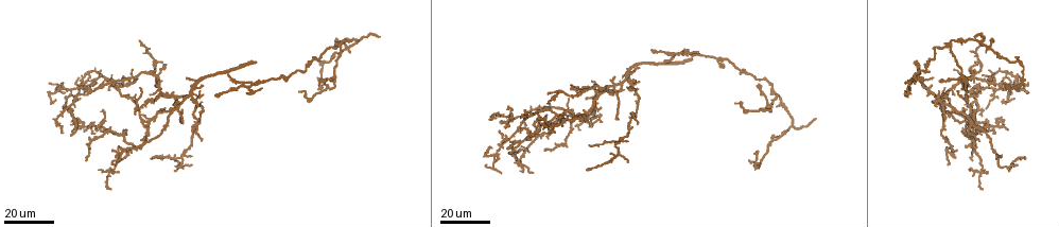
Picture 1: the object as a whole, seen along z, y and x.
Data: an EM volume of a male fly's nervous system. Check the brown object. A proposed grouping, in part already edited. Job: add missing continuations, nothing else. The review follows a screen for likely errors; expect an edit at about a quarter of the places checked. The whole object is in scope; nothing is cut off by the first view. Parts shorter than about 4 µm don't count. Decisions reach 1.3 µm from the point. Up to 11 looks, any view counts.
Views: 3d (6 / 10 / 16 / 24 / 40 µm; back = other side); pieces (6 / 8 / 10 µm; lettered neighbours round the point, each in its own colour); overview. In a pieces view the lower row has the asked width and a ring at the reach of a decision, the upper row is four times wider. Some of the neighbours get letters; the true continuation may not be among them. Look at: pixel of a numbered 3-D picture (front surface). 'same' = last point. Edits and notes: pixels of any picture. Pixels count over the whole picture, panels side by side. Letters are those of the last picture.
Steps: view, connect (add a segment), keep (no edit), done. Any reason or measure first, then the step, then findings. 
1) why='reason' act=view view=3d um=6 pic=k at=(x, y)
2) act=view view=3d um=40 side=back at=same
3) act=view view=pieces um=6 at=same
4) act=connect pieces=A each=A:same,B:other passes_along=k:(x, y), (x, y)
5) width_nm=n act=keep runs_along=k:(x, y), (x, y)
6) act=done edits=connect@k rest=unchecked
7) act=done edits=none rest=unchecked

why='an open end' act=view view=3d um=16 pic=1 at=(759, 150)

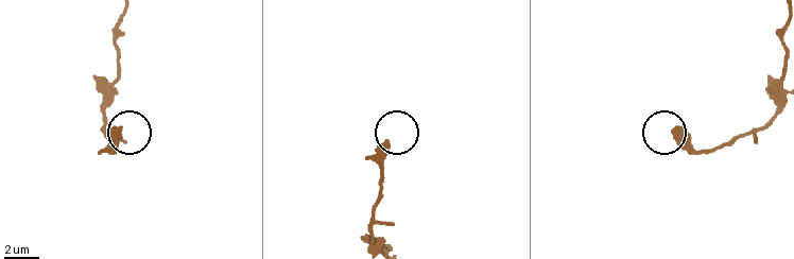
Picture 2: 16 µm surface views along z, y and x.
act=view view=pieces um=10 pic=2 at=(387, 145)

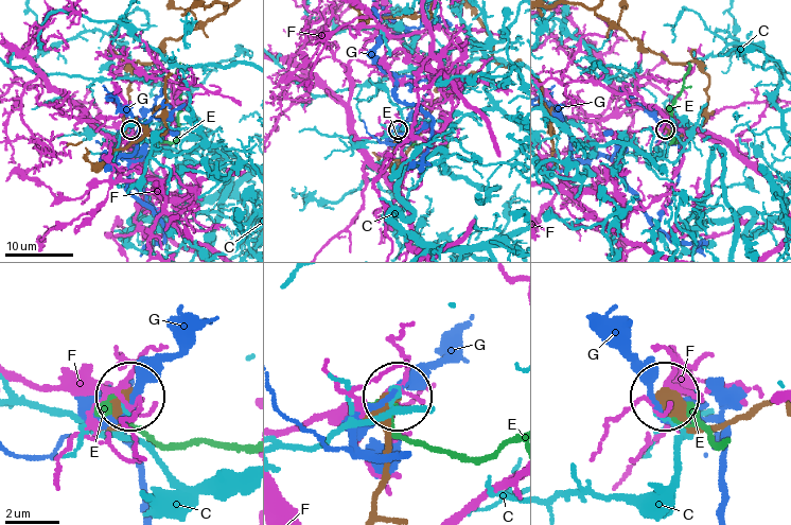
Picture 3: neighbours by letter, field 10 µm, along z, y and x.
width_nm=420 act=keep each=C:other,E:other,F:other,G:other found='no lettered segment goes on from it'

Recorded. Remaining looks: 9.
why='branch stops here' act=view view=3d um=16 pic=1 at=(183, 111)

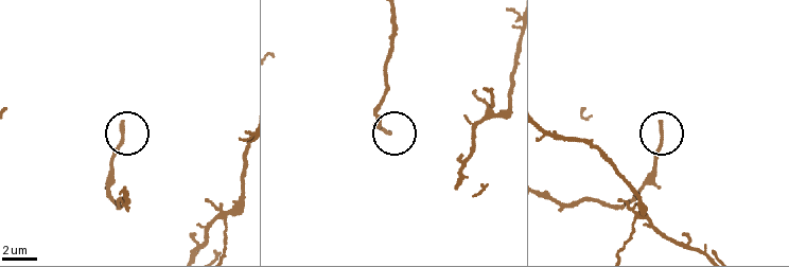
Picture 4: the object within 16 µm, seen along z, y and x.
act=view view=pieces um=10 pic=4 at=(659, 122)

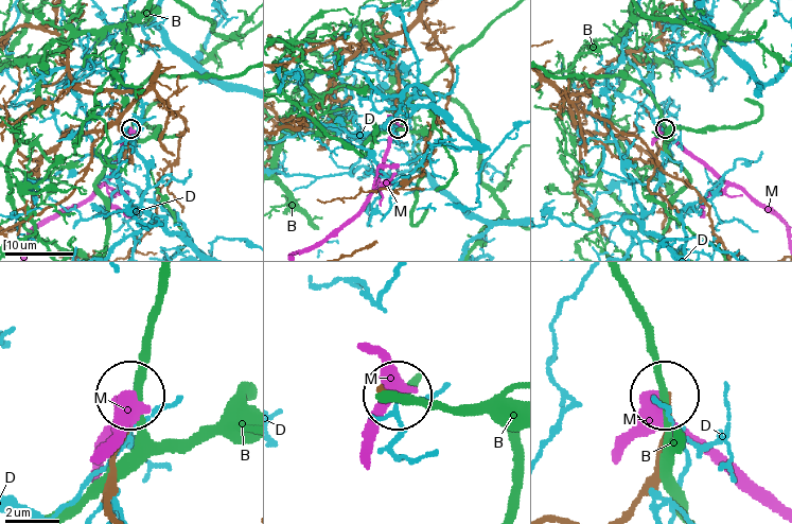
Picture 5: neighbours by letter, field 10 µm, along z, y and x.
act=keep each=B:other,D:other,M:other found='no lettered segment goes on from it'

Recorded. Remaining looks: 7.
why='tapers out' act=view view=3d um=24 pic=1 at=(749, 160)

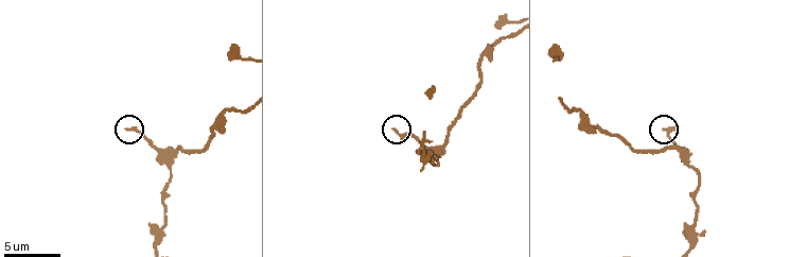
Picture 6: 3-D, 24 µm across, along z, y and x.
act=view view=pieces um=6 pic=6 at=(395, 128)

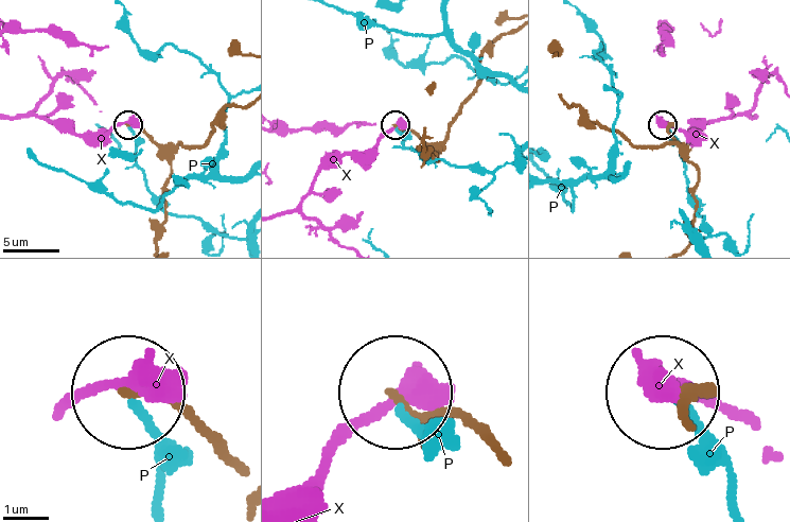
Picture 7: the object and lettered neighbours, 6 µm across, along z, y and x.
act=keep each=P:other,X:other found='no lettered segment goes on from it'

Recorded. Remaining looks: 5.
why='free end' act=view view=3d um=24 pic=1 at=(378, 36)

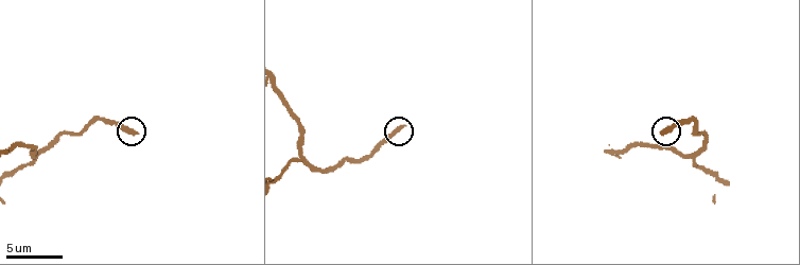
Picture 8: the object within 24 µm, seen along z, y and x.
act=view view=pieces um=10 pic=8 at=(659, 131)

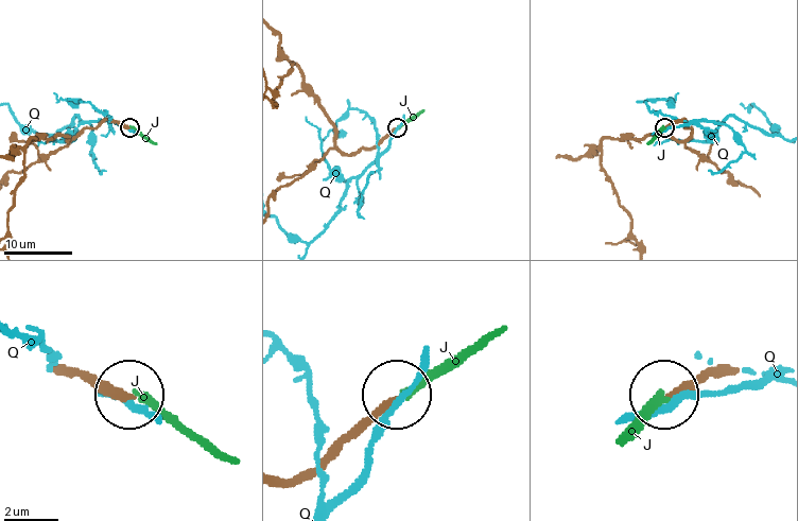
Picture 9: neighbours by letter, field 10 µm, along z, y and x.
act=keep each=J:other,Q:other runs_along=9:(720, 367), (668, 395) found='no lettered segment goes on from it'

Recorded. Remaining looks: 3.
why='branch stops here' act=view view=3d um=16 pic=1 at=(153, 159)

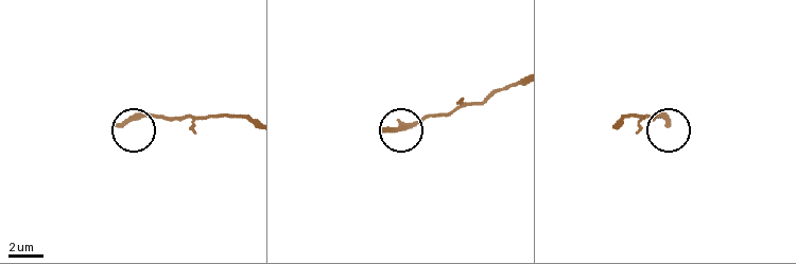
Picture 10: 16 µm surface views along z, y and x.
act=view view=pieces um=8 pic=10 at=(387, 130)

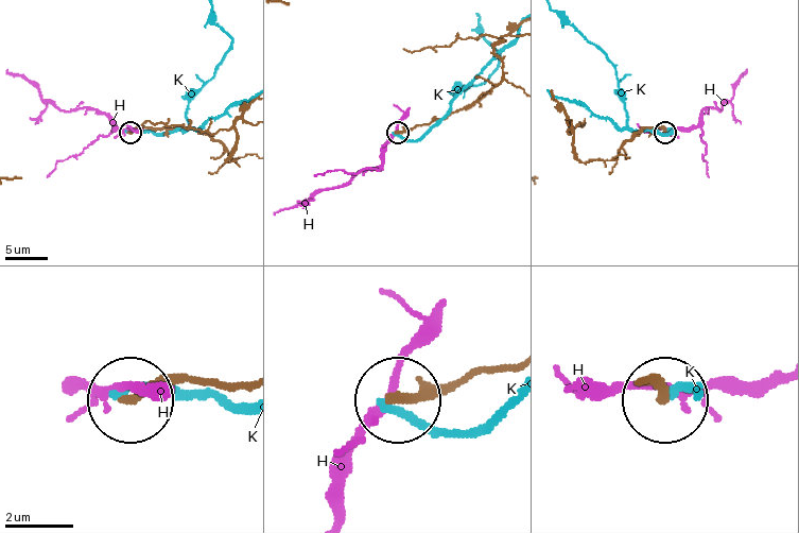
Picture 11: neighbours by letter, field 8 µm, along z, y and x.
act=keep each=H:other,K:other runs_along=11:(507, 365), (399, 396) found='none of them fits'

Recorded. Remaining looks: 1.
act=done edits=none rest=unchecked

